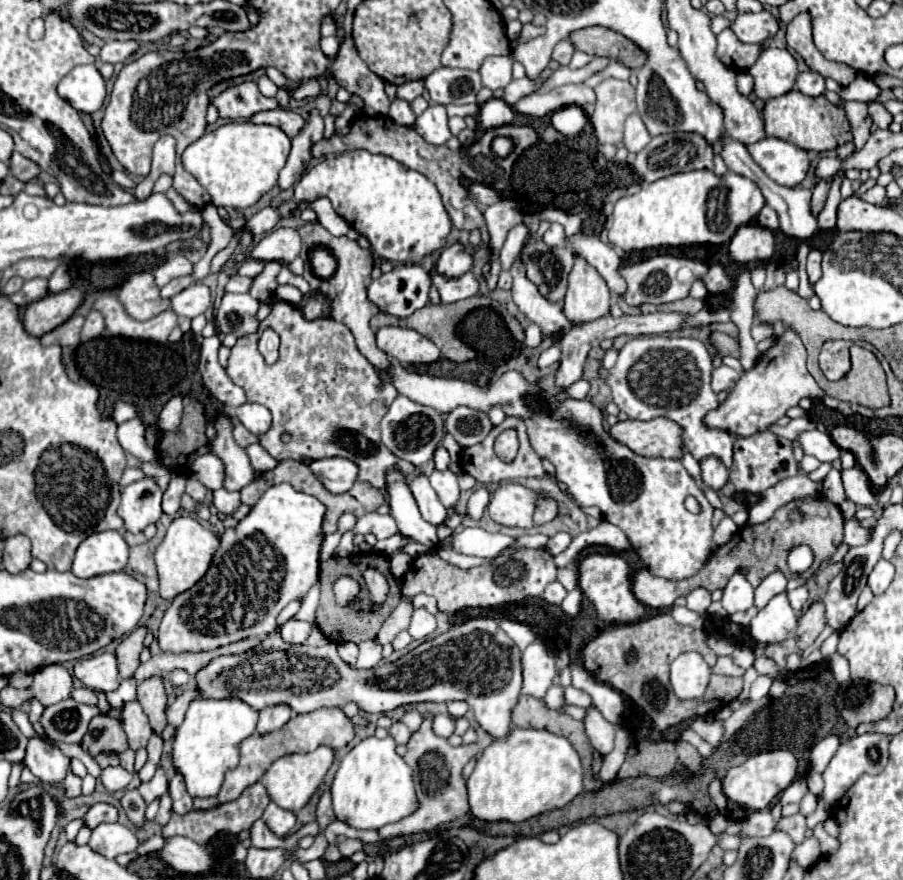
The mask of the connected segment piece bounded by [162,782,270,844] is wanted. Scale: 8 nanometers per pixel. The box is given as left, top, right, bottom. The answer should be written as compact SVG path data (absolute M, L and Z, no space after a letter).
M256 782L256 784L248 786L240 794L240 798L234 800L234 802L226 802L226 804L220 804L220 806L208 808L208 810L192 810L188 814L172 814L170 822L162 828L162 836L166 838L166 836L176 836L178 834L178 836L186 836L186 838L190 838L190 840L194 840L198 844L206 844L206 842L210 842L214 836L218 836L222 832L236 836L242 830L250 830L252 824L258 818L262 818L262 812L266 810L268 802L270 802L270 796L268 796L264 784Z

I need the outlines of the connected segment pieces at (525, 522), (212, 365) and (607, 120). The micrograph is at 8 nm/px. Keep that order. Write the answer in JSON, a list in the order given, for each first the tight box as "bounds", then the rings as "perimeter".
[{"bounds":[488,482,540,528],"perimeter":[[[518,482],[502,484],[488,504],[488,514],[494,522],[502,526],[520,526],[532,528],[532,514],[540,492],[530,490]]]},{"bounds":[200,336,246,408],"perimeter":[[[212,336],[212,338],[204,338],[202,340],[202,350],[200,350],[200,372],[202,372],[202,380],[204,386],[210,390],[210,394],[224,406],[230,408],[238,408],[242,404],[246,404],[246,394],[240,386],[236,386],[226,370],[220,366],[218,362],[218,348],[220,348],[220,338]]]},{"bounds":[590,78,636,144],"perimeter":[[[608,78],[594,88],[598,100],[596,110],[590,118],[596,138],[600,144],[618,144],[622,142],[622,126],[626,114],[636,112],[634,88],[628,80]]]}]

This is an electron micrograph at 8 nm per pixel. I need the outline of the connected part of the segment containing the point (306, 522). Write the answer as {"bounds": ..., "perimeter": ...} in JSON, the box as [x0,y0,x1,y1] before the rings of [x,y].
{"bounds":[158,484,326,654],"perimeter":[[[290,484],[270,486],[262,494],[258,504],[250,510],[250,514],[240,520],[236,528],[230,528],[220,536],[220,546],[216,548],[204,578],[172,600],[158,630],[160,648],[174,654],[204,652],[244,640],[248,636],[266,636],[268,632],[272,632],[282,608],[292,600],[304,600],[308,590],[320,578],[324,512],[326,506],[316,496],[300,492]]]}

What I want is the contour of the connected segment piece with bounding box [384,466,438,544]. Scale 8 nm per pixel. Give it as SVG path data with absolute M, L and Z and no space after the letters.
M394 466L388 474L386 474L386 488L388 498L390 498L390 514L394 516L396 524L398 524L398 532L412 540L412 542L422 542L422 544L436 544L438 542L438 534L436 534L436 526L428 524L420 510L418 504L410 492L408 486L408 478L400 472L398 466Z

